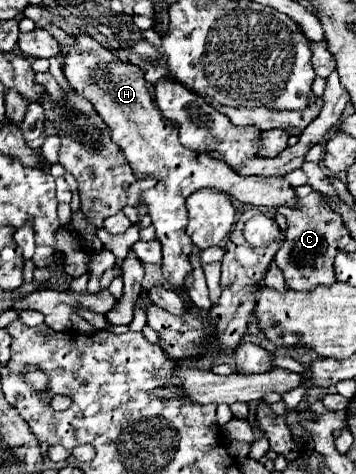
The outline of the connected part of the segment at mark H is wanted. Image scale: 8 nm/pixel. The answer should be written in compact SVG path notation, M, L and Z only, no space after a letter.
M85 33L73 35L73 45L61 45L63 73L69 85L85 95L95 107L95 111L103 117L113 133L113 141L121 147L129 165L137 173L137 177L155 177L159 183L143 193L143 201L153 219L153 227L157 229L157 239L163 245L163 277L177 289L185 291L185 277L193 273L193 265L189 255L193 251L193 243L185 233L187 225L187 209L185 199L199 189L219 189L229 193L233 199L253 207L299 207L299 197L289 181L283 177L241 177L229 165L193 149L187 149L179 143L177 125L173 121L165 121L161 111L157 109L153 89L145 81L141 69L131 65L129 61L121 61L115 53L101 47L95 39Z

